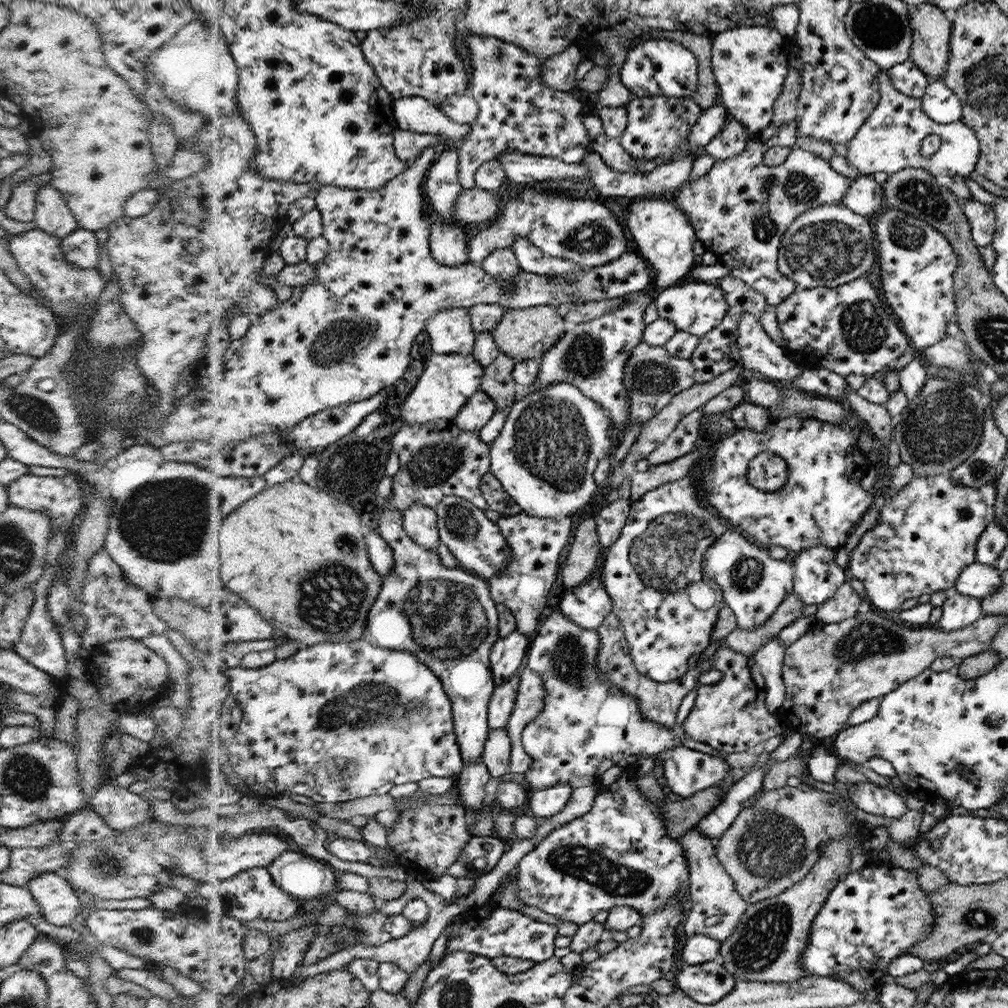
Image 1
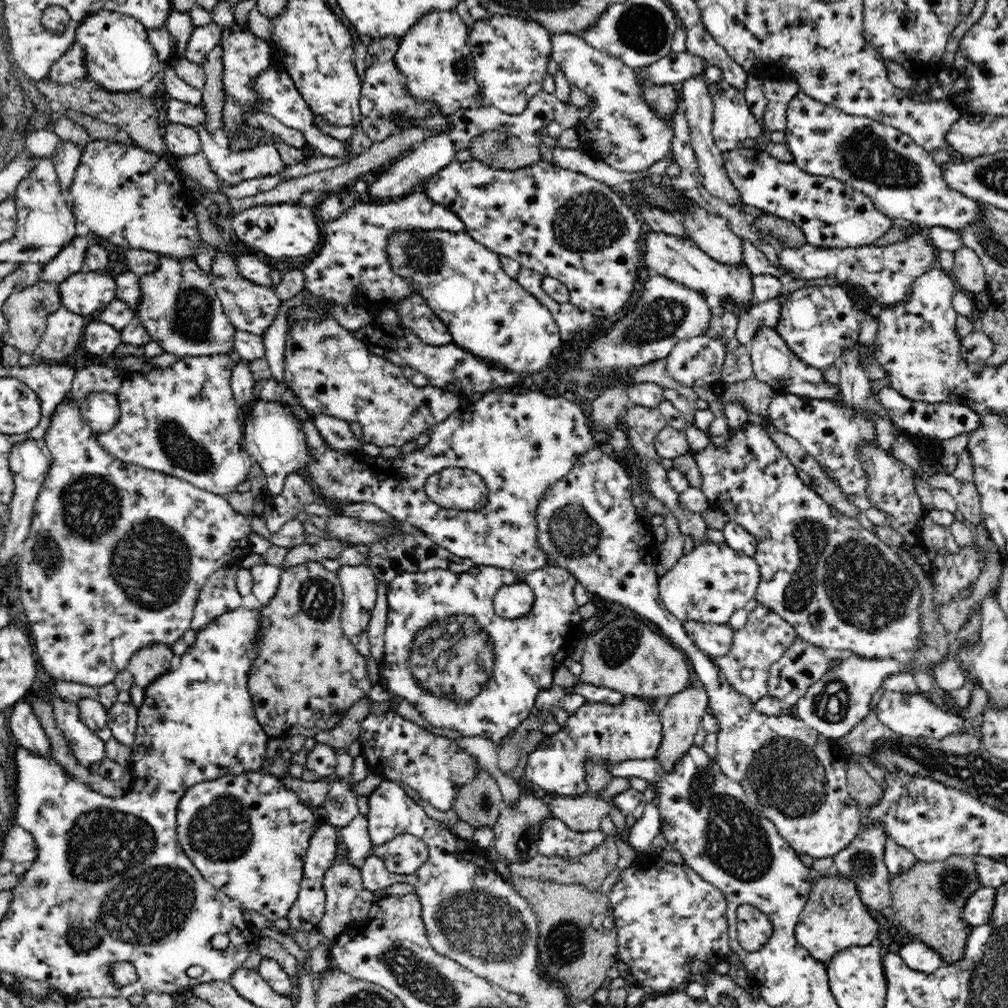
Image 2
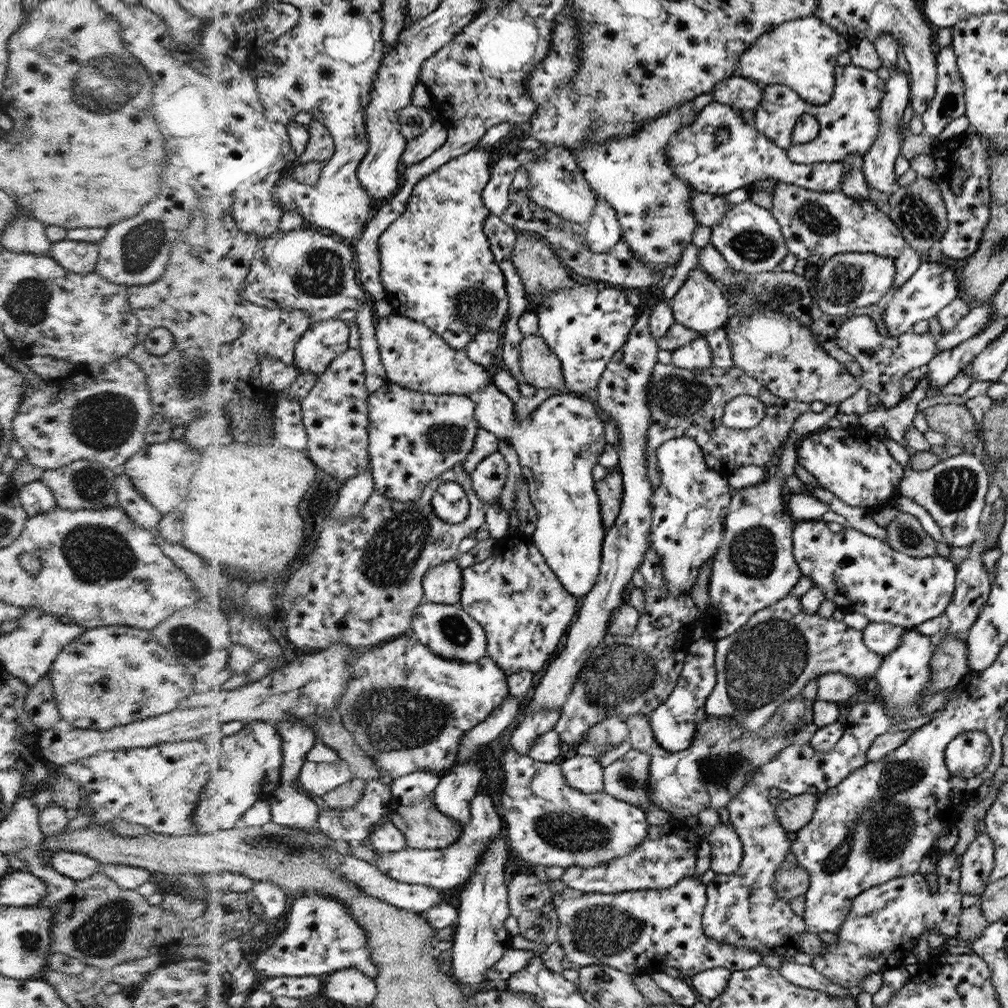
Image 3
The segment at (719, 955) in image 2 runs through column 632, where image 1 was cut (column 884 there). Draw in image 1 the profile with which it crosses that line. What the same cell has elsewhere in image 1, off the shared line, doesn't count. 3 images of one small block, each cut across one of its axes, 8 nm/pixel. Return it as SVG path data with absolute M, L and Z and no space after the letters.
M887 861L879 864L876 862L871 865L866 864L860 870L852 872L838 881L837 885L829 894L829 898L825 902L824 908L820 910L817 914L816 920L813 921L808 948L806 948L804 952L804 957L801 958L801 964L805 967L805 970L807 970L812 976L822 976L824 978L841 980L846 984L851 984L856 990L865 990L865 992L869 992L872 988L876 988L878 980L886 976L887 969L891 962L901 955L906 954L917 944L917 942L924 940L927 937L927 934L930 934L933 929L935 919L933 906L930 904L926 892L922 890L921 882L918 880L918 875L918 871L916 870L909 871L902 867L896 867L891 861Z

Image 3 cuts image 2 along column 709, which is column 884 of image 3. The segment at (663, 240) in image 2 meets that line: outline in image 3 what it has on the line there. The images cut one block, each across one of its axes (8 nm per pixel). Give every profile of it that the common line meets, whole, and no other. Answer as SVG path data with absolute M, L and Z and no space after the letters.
M870 251L847 252L834 255L820 264L816 281L812 284L816 302L826 314L842 316L854 309L865 308L882 300L896 285L896 262L888 255Z

